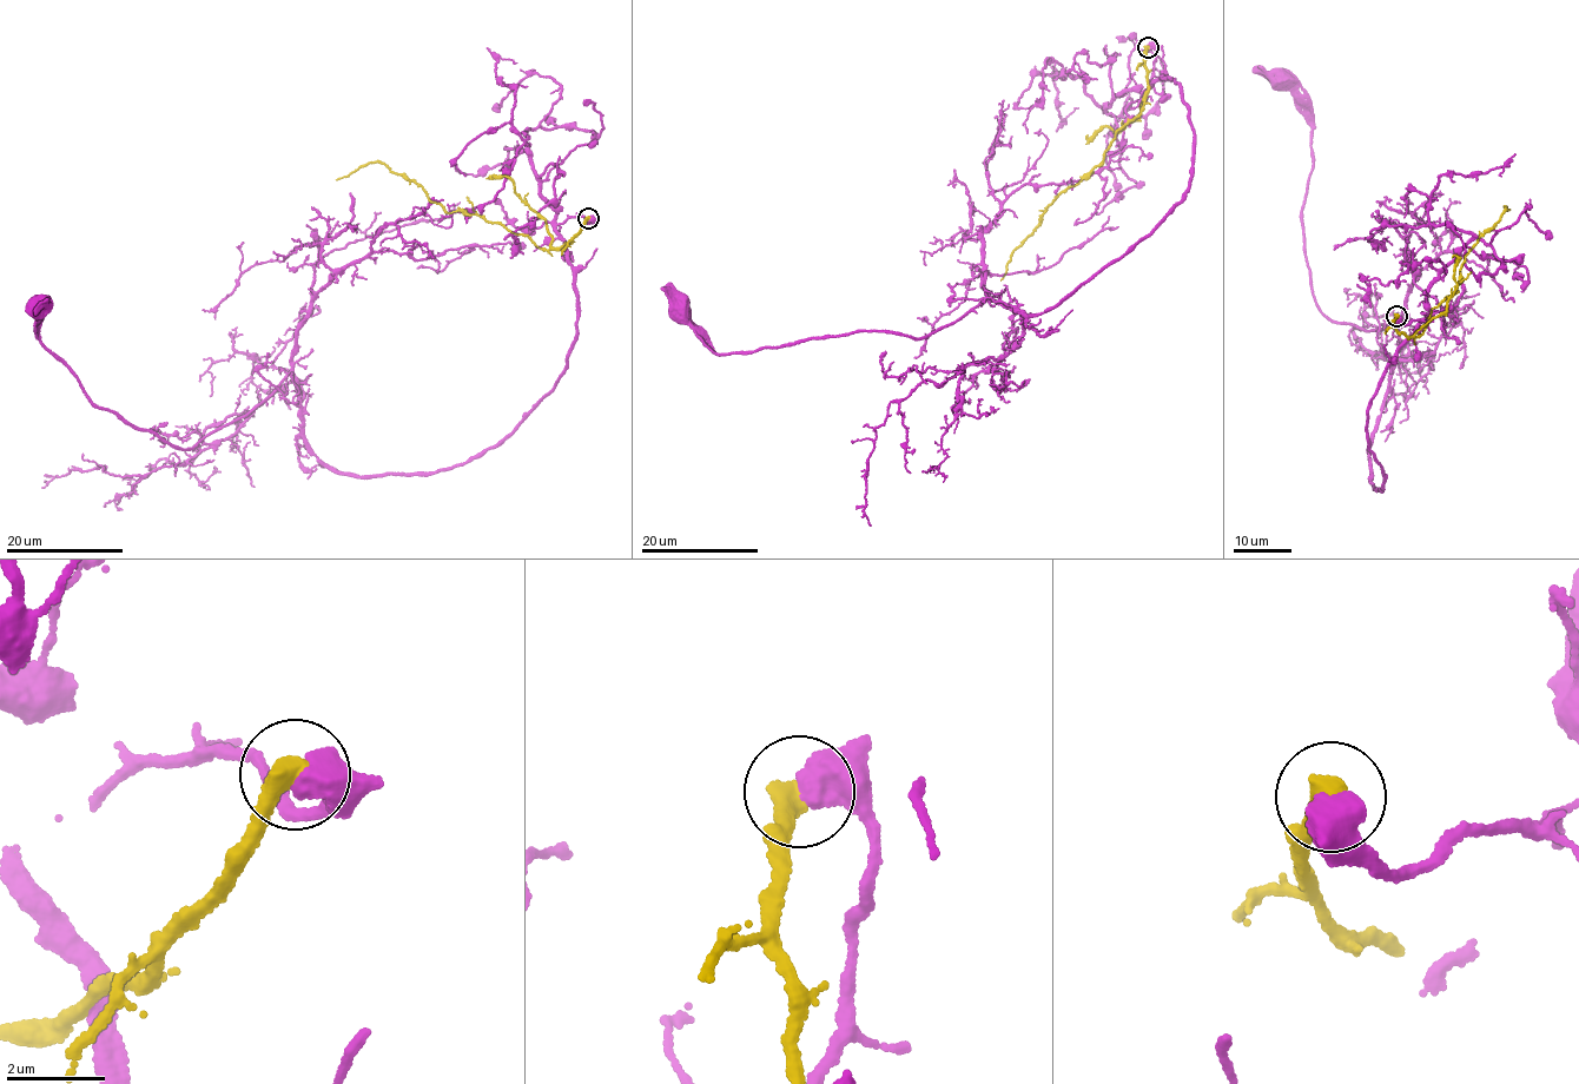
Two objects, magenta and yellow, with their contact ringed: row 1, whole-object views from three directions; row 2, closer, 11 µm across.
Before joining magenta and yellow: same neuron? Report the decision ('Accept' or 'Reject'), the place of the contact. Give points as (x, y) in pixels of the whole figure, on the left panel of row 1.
Reject. Place: (588, 218)

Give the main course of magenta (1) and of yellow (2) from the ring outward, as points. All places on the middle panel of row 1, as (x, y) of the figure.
1: (1147, 46), (1143, 93), (1182, 87), (1194, 176), (1059, 304), (721, 354), (679, 311)
2: (1147, 46), (1149, 81), (1140, 114), (1116, 132), (1104, 160), (1045, 209), (1032, 235), (1012, 251), (1001, 281)

